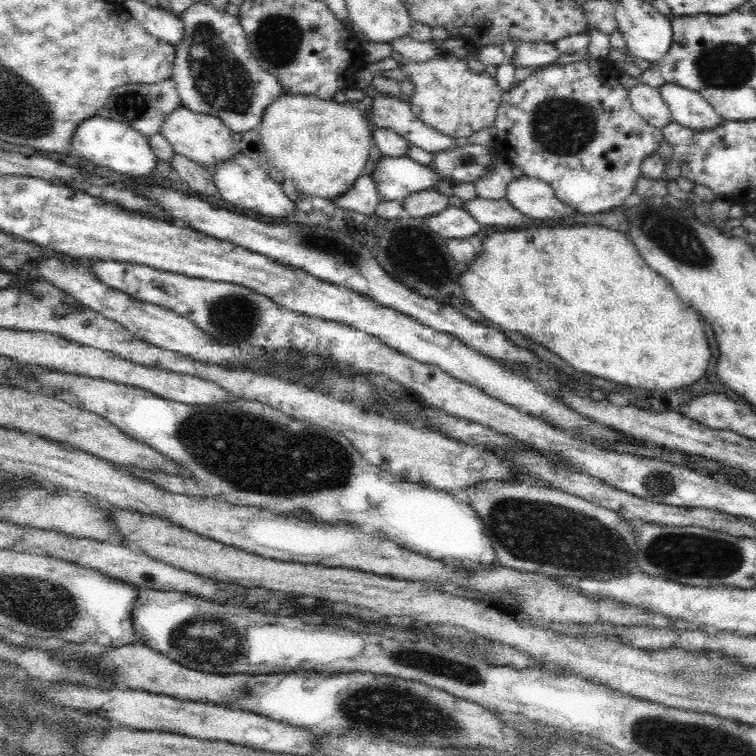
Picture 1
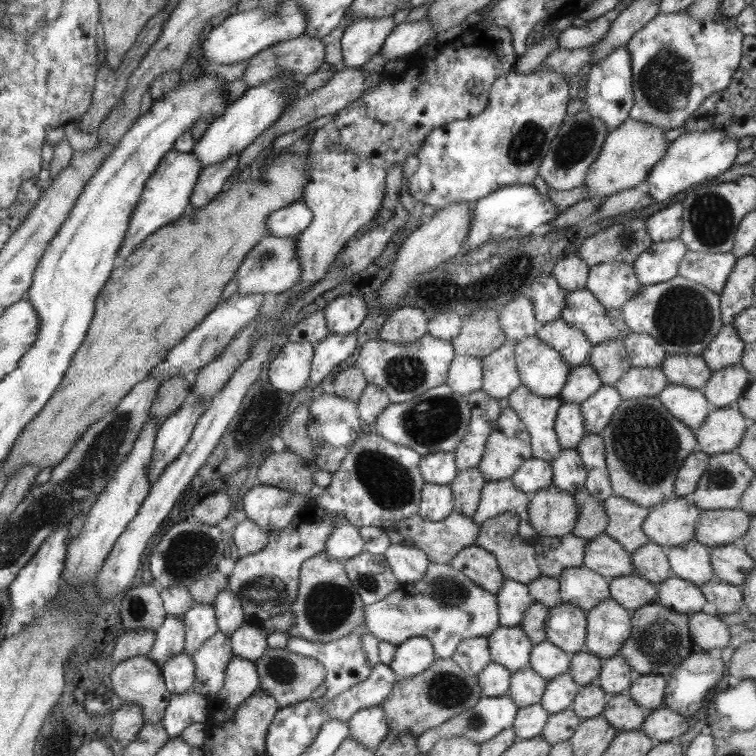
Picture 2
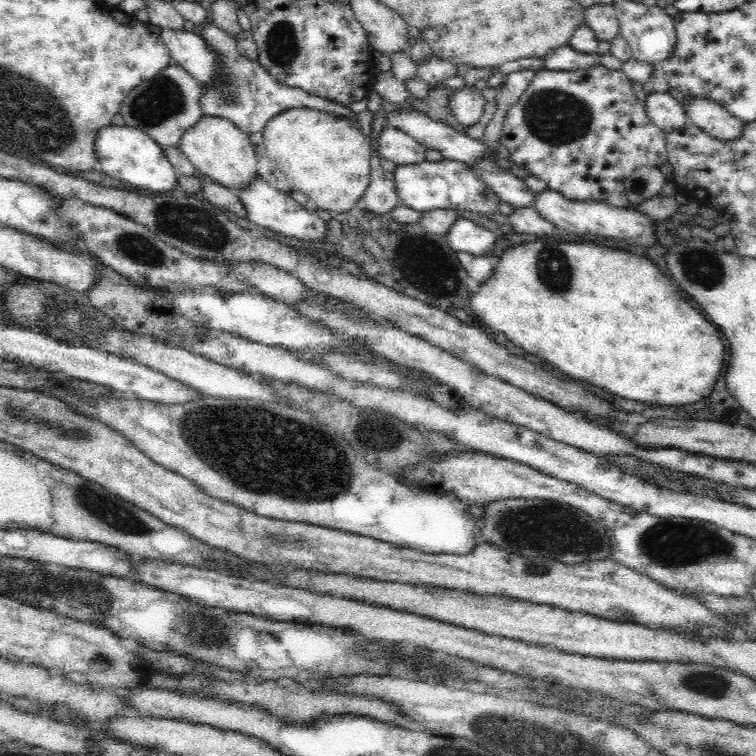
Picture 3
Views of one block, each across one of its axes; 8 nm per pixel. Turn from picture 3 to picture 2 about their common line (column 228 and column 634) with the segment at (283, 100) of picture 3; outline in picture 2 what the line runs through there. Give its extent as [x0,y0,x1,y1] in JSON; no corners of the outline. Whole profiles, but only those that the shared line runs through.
[625,12,743,130]

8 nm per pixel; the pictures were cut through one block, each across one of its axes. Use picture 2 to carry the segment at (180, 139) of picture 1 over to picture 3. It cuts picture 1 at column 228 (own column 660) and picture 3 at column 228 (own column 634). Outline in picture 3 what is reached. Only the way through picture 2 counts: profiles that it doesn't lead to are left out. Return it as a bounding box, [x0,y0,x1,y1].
[178,116,260,194]

